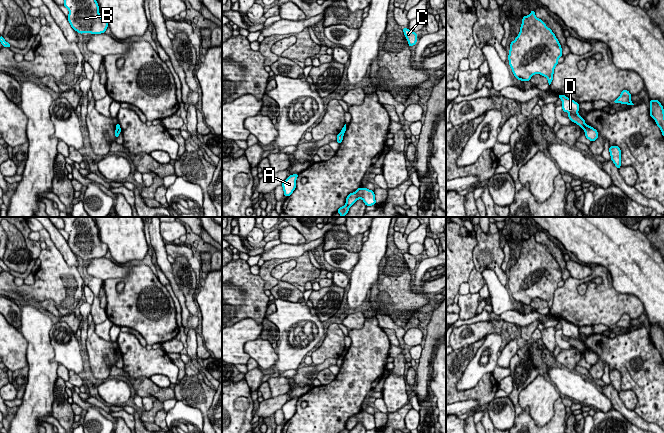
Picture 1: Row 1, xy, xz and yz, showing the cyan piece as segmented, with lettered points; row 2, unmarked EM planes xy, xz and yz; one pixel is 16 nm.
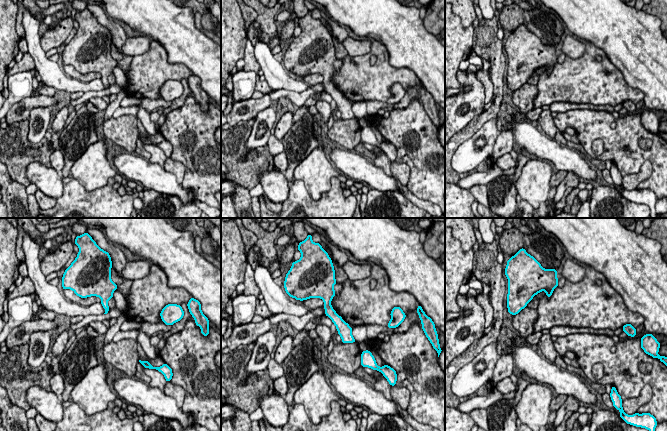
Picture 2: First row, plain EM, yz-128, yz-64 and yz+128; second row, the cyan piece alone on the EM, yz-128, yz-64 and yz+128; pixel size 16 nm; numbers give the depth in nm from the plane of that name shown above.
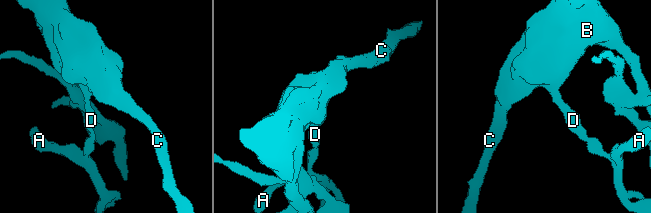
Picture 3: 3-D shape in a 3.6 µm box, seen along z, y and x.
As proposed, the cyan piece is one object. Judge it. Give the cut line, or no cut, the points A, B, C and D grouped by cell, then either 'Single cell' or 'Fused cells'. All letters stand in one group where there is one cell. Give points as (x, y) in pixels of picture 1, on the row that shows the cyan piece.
Split along yz (586, 125), (583, 129). Groups: A / B C D. Fused cells

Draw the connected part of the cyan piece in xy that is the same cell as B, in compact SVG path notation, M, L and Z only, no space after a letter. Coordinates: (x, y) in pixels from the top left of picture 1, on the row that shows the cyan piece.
M64 0L71 27L78 33L105 33L108 22L100 16L96 0Z

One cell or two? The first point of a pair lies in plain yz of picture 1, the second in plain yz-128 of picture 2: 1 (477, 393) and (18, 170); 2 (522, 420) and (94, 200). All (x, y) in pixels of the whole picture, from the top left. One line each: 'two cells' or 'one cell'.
1: one cell
2: one cell

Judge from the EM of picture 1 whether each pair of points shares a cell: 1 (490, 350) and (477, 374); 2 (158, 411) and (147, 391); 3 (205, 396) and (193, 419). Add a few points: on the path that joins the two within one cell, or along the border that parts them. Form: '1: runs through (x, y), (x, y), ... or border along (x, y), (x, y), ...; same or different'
1: runs through (490, 356), (490, 361), (483, 368); same
2: runs through (157, 406), (157, 401), (152, 394); same
3: border along (177, 400), (196, 407), (203, 415); different

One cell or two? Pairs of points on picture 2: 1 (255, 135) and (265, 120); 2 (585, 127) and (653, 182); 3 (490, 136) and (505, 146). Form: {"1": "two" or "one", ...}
{"1": "one", "2": "one", "3": "two"}

